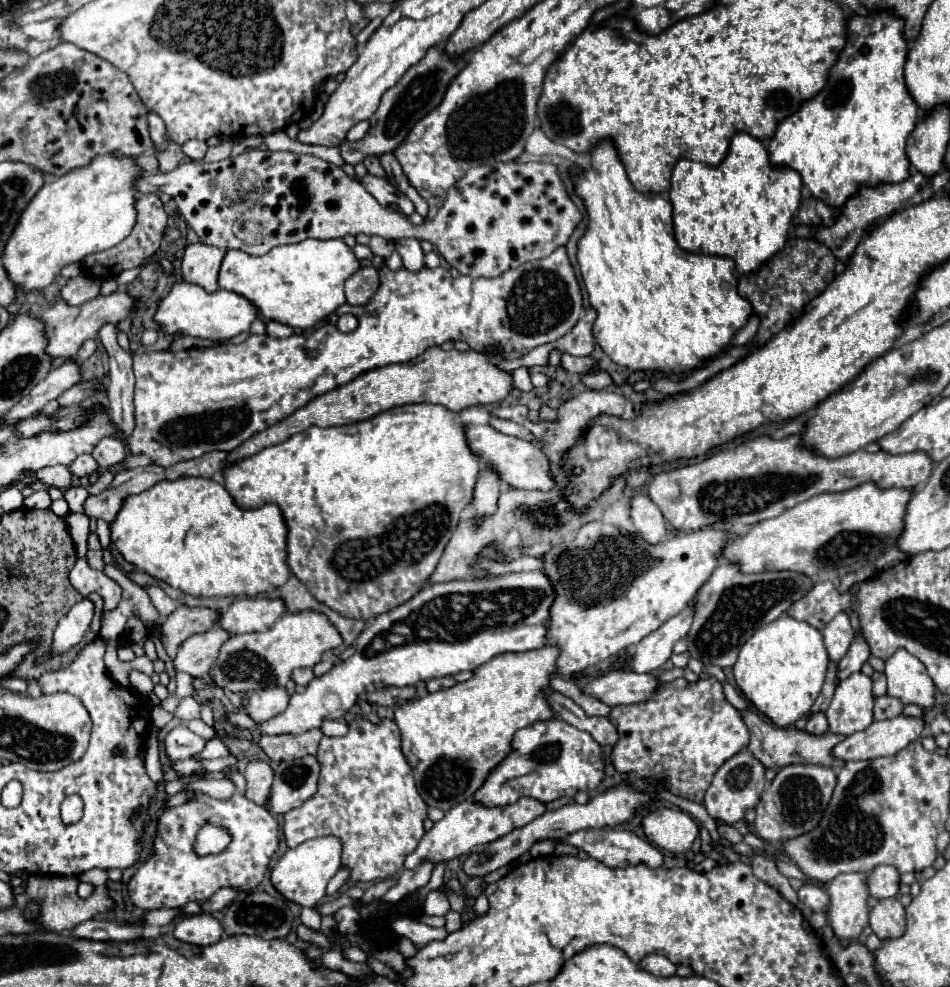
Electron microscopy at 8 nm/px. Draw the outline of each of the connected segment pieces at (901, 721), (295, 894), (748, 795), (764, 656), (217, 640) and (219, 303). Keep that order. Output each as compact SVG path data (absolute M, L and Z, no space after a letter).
M907 716L873 722L867 730L845 736L831 750L831 754L841 762L893 756L901 752L909 742L917 740L923 728L925 728L923 718L907 718Z
M323 836L323 838L313 838L297 848L287 850L275 868L271 870L271 882L281 892L287 900L297 902L301 906L315 906L325 898L325 888L327 882L337 874L341 868L341 842L335 836Z
M741 750L715 772L713 782L711 782L709 790L705 792L705 808L707 808L709 816L715 820L721 820L725 824L733 824L733 822L741 820L747 810L757 806L761 792L765 788L765 782L767 782L765 766L749 750Z
M783 614L775 622L761 626L743 644L733 666L733 674L747 700L751 700L751 704L761 714L771 718L773 724L787 728L811 710L815 698L823 688L827 666L829 656L825 652L821 632L807 622L799 622Z
M217 626L187 638L173 660L175 670L187 672L193 678L205 678L209 674L209 668L213 666L213 660L217 660L217 652L221 644L227 638L229 638L229 632Z
M177 282L167 298L159 302L153 320L165 334L171 336L183 334L211 340L231 340L233 336L249 330L249 324L257 320L257 308L243 296L229 290L217 290L207 294L203 288L197 288L197 284Z

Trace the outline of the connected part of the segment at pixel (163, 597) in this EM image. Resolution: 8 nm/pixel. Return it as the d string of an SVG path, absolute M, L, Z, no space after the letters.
M151 586L151 588L145 588L145 590L147 590L151 602L155 604L155 608L161 612L161 615L168 616L177 608L177 602L171 600L159 586Z

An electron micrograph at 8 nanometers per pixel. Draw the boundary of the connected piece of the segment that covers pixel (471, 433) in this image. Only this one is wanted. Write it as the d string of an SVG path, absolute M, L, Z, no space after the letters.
M473 424L467 426L467 440L469 440L471 450L477 456L481 456L481 464L497 464L497 472L501 472L501 480L505 484L509 484L513 488L541 490L541 492L549 492L557 486L557 482L551 474L549 458L535 444L525 442L521 438L505 436L491 426L473 426Z

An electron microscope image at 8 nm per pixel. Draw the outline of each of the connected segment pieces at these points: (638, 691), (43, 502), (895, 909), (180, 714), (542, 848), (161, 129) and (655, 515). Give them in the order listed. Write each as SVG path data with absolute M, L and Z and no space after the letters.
M611 670L583 684L581 692L595 696L607 706L617 706L617 704L645 702L649 696L653 696L657 686L659 686L659 680L655 678L655 674L635 674L635 672Z
M35 492L33 496L25 498L25 506L27 508L49 508L51 506L51 498L47 492Z
M897 898L879 900L869 912L869 926L881 938L897 938L905 930L905 908Z
M193 696L183 698L173 713L173 716L180 718L184 721L190 721L194 718L200 717L200 707L194 703Z
M541 840L541 842L533 844L533 848L529 852L531 852L533 858L537 858L537 856L549 856L549 854L553 854L553 848L555 848L555 840Z
M147 112L147 122L149 122L149 134L151 134L151 138L153 138L155 146L157 146L159 150L163 150L163 148L167 146L167 138L165 138L165 124L163 124L163 120L161 120L157 114Z
M637 492L631 498L631 520L639 534L651 544L657 544L665 536L665 518L645 492Z

